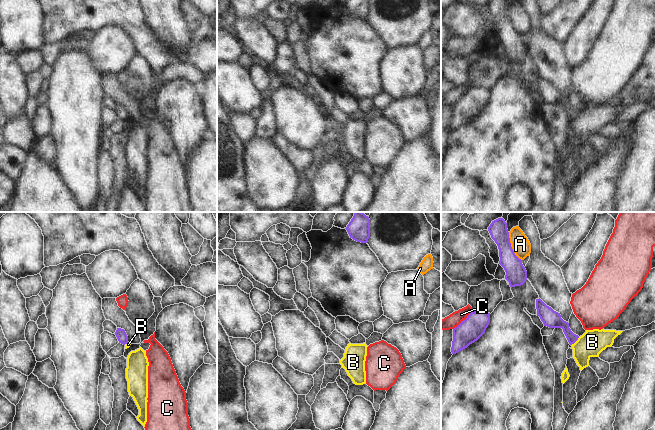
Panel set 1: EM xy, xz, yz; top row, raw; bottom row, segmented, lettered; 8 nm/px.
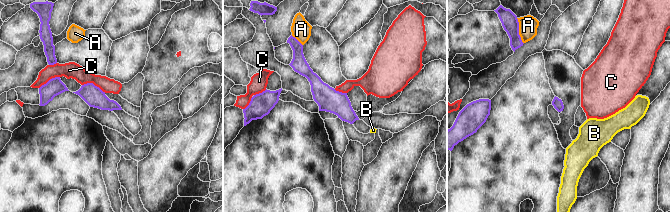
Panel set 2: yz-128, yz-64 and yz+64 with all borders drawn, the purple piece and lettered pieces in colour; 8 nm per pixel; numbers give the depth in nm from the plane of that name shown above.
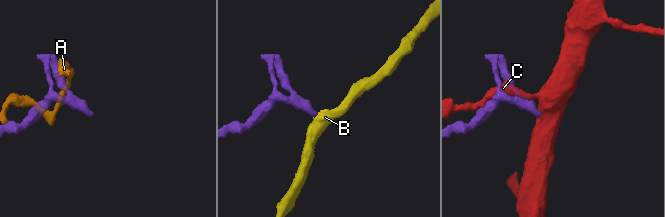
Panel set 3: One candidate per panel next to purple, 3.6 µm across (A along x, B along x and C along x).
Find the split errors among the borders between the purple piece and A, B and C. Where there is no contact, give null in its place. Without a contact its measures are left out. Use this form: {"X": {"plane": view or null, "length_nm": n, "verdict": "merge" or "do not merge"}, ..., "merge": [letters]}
{"A": {"plane": "yz", "length_nm": 260, "verdict": "do not merge"}, "B": {"plane": "yz", "length_nm": 100, "verdict": "do not merge"}, "C": {"plane": "yz", "length_nm": 220, "verdict": "do not merge"}, "merge": []}

